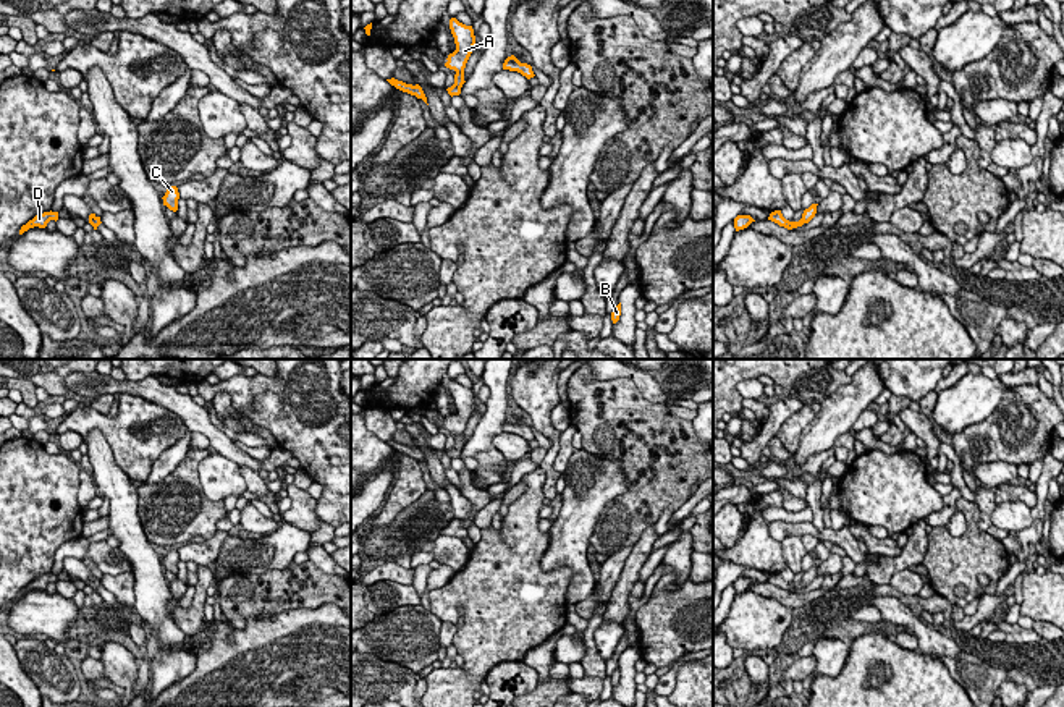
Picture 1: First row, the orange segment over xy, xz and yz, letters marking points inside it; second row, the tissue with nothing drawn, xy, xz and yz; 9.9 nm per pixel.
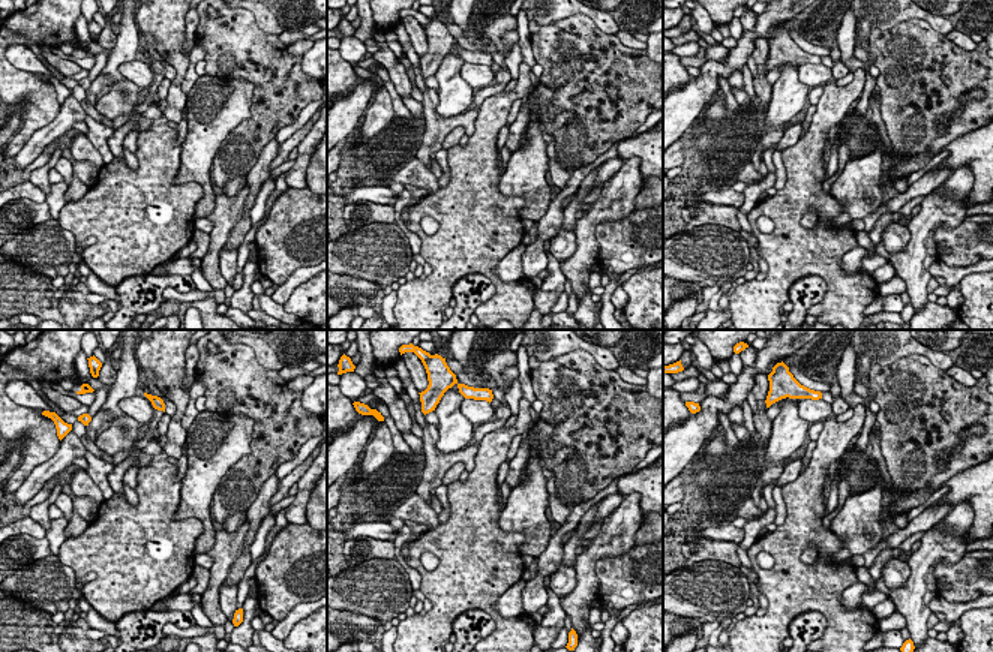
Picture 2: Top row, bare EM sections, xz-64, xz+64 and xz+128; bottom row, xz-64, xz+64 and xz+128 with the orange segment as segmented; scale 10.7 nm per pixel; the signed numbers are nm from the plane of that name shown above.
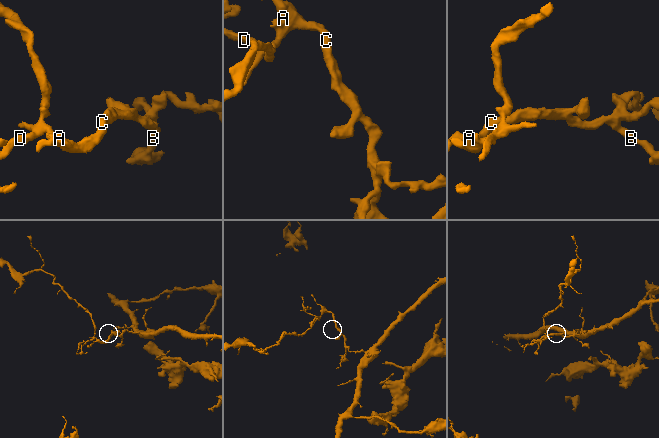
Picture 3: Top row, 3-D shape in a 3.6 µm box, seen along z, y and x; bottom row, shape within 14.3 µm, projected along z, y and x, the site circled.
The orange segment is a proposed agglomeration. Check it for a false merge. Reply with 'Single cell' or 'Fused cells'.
Single cell

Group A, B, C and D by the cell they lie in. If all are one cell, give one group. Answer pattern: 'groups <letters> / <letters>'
groups A B C D

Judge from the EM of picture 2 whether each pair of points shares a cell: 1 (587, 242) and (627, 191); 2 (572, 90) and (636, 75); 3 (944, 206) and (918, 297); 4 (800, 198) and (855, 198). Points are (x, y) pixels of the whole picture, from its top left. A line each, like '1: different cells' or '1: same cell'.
1: same cell
2: same cell
3: same cell
4: different cells

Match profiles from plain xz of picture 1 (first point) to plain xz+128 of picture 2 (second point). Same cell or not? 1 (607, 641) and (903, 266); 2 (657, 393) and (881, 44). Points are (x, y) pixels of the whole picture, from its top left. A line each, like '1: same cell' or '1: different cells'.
1: different cells
2: different cells

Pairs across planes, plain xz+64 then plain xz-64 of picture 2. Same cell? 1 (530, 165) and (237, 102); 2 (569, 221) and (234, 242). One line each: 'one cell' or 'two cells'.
1: one cell
2: one cell

